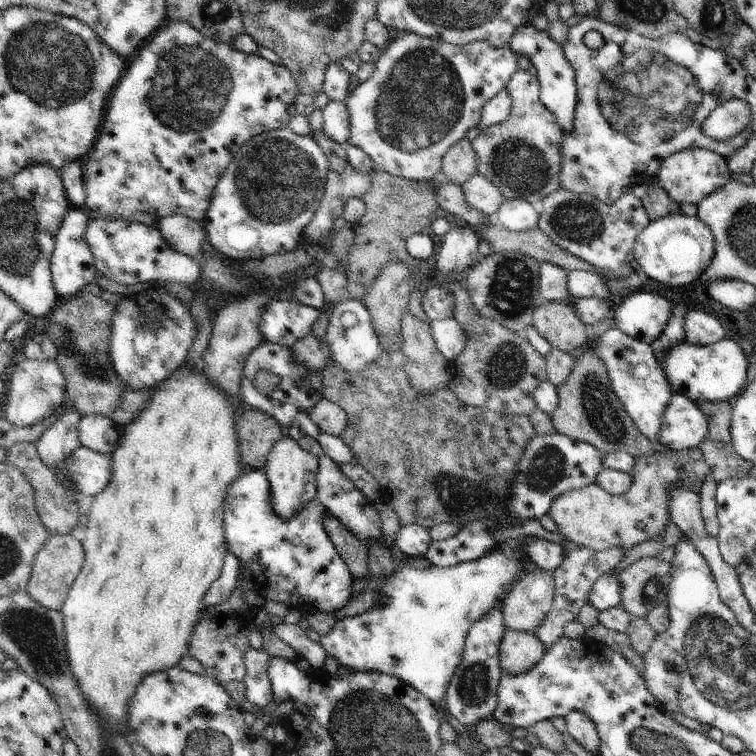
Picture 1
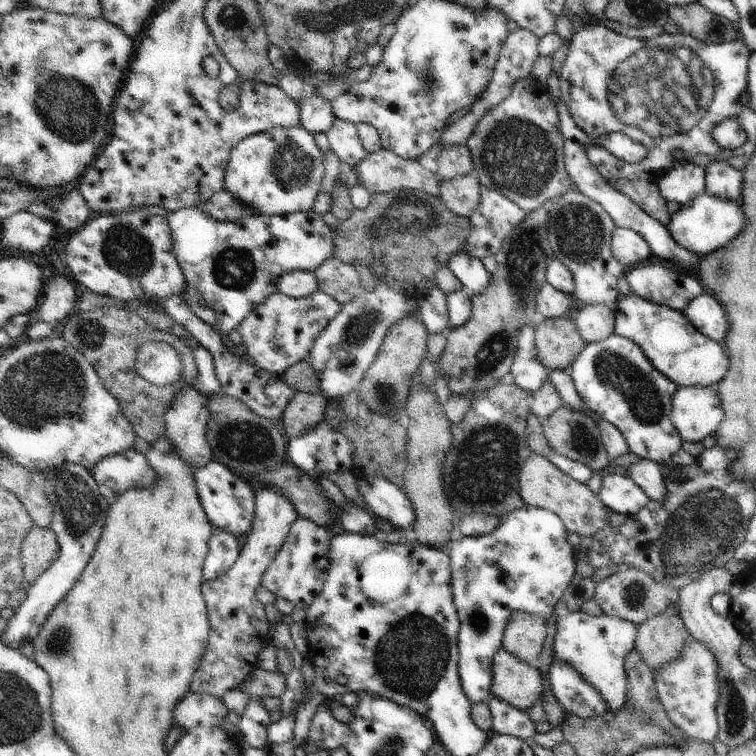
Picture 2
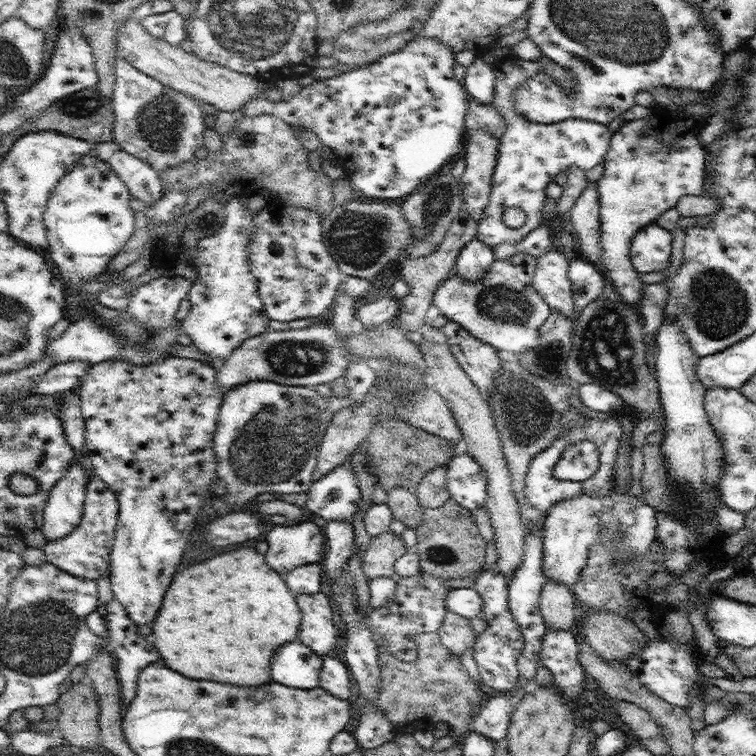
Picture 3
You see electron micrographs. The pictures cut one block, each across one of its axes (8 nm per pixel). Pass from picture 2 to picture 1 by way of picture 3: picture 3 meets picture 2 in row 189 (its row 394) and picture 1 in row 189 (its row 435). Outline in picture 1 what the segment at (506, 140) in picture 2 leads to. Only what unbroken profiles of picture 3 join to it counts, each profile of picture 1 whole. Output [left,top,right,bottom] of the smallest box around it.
[472,70,564,207]

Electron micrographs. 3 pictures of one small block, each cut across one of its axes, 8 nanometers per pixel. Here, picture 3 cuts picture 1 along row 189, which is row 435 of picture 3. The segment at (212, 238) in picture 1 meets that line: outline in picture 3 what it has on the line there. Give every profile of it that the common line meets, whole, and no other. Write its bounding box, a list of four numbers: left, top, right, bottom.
[213,379,332,526]

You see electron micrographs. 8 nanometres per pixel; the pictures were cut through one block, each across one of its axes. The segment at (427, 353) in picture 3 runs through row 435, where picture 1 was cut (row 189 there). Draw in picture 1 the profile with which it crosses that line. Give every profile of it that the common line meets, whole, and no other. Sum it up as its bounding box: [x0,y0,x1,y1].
[461,172,505,217]

